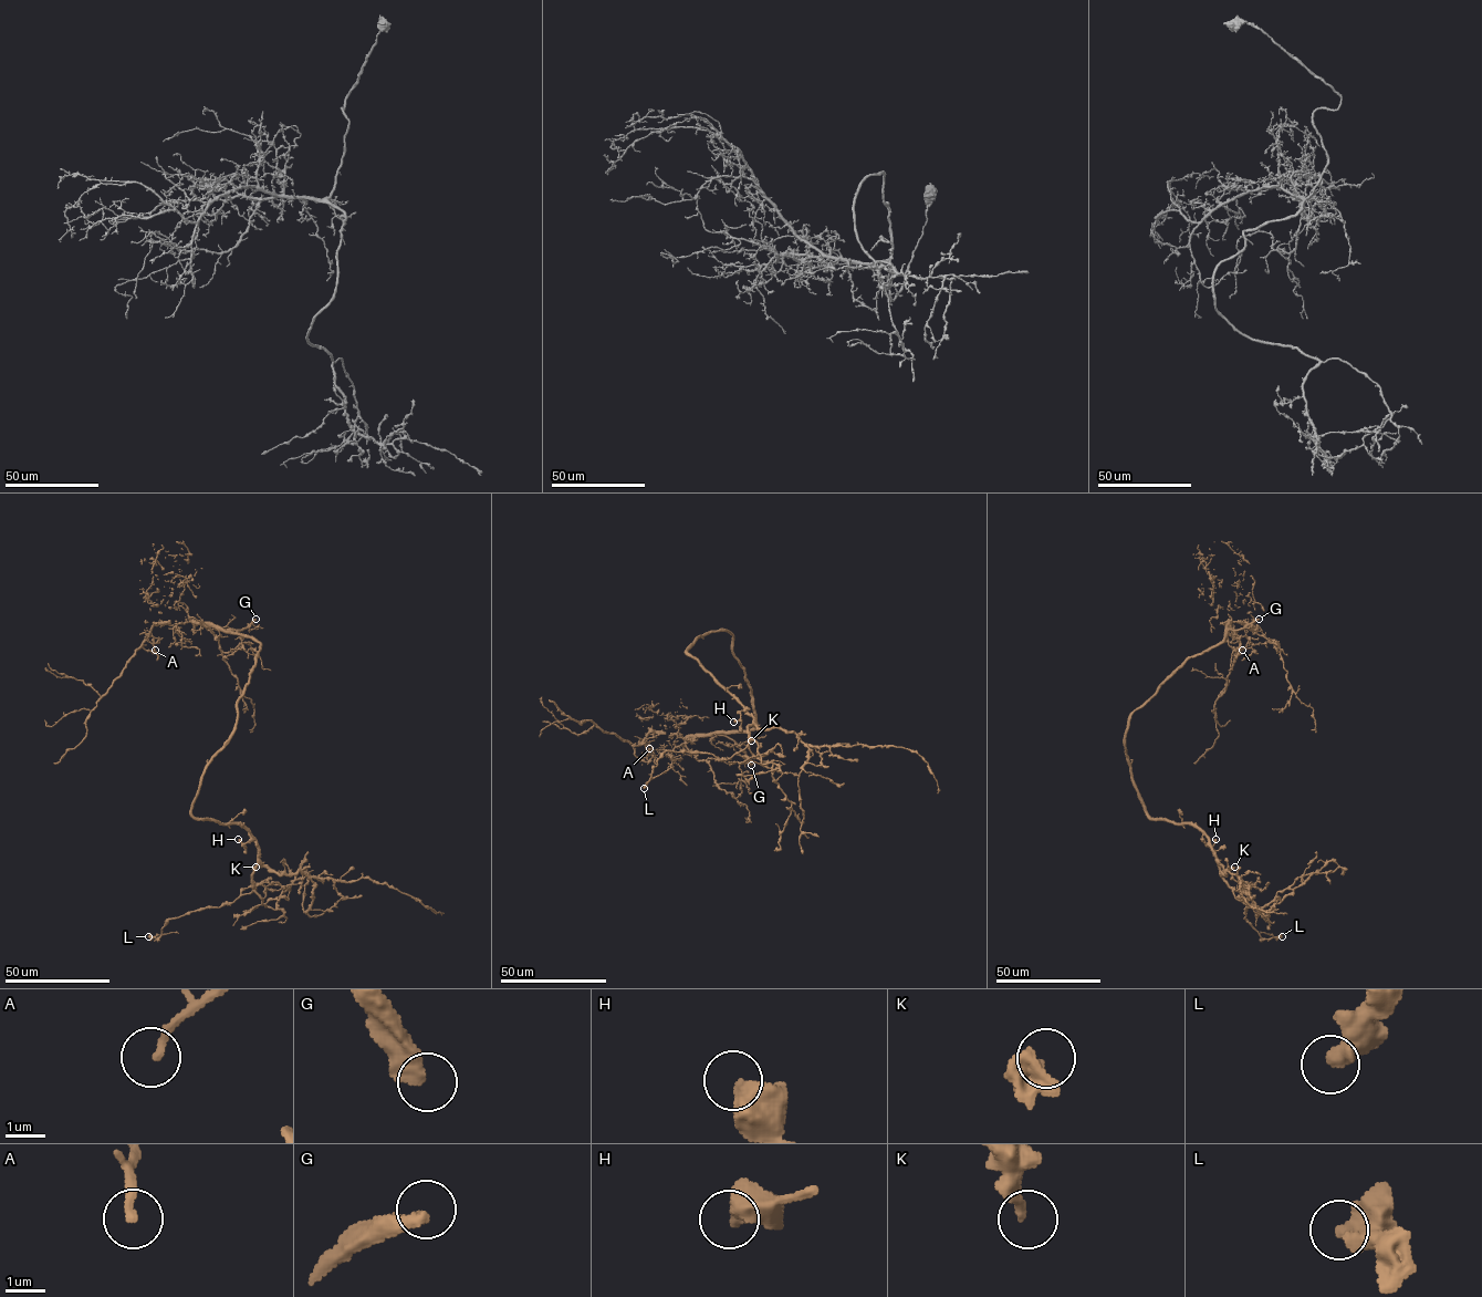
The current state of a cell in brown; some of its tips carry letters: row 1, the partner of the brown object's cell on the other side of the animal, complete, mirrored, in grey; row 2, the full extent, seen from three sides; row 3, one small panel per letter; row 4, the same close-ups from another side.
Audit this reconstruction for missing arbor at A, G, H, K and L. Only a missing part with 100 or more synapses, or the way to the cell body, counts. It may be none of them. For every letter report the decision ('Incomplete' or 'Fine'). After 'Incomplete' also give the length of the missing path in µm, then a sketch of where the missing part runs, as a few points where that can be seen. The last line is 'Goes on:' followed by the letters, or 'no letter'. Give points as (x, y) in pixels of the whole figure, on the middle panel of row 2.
A: Fine
G: Incomplete. Missing length about 100 µm. Course of what is missing: (751, 765), (745, 768), (754, 769), (759, 775), (770, 772), (780, 776), (792, 732), (789, 728)
H: Fine
K: Fine
L: Fine
Goes on: G

